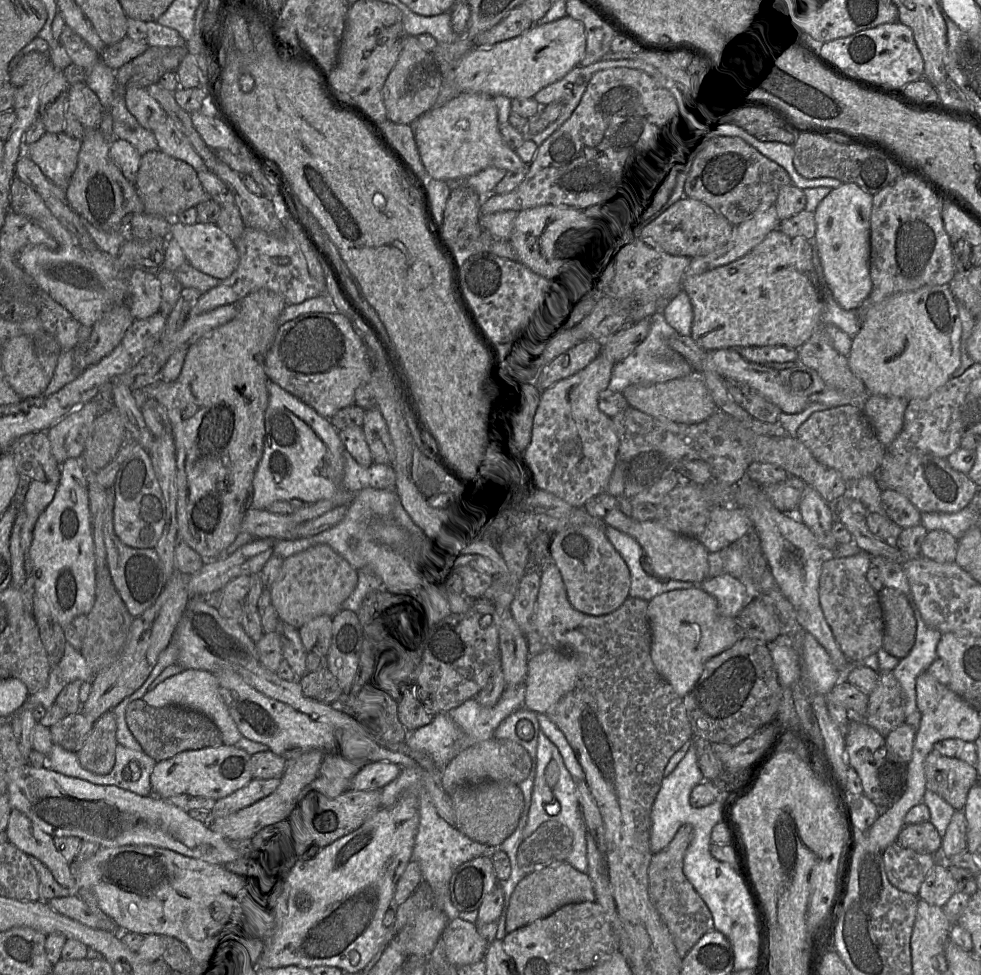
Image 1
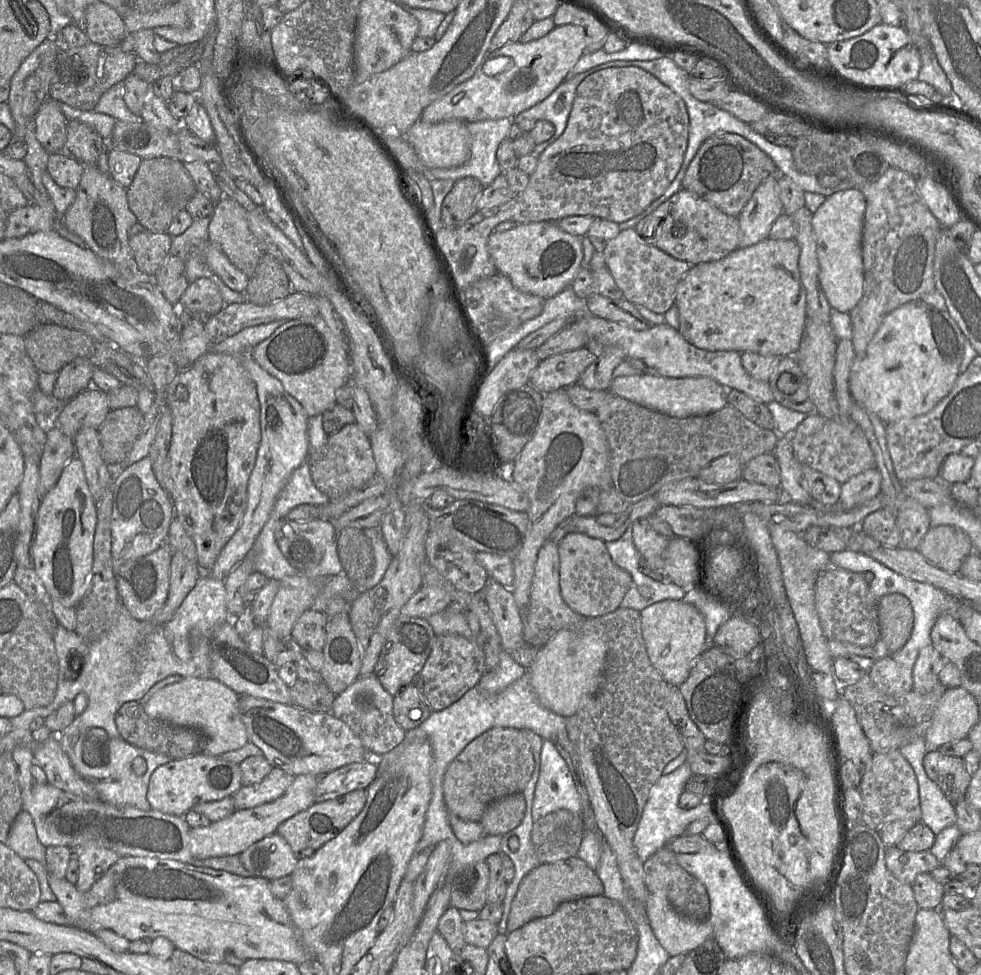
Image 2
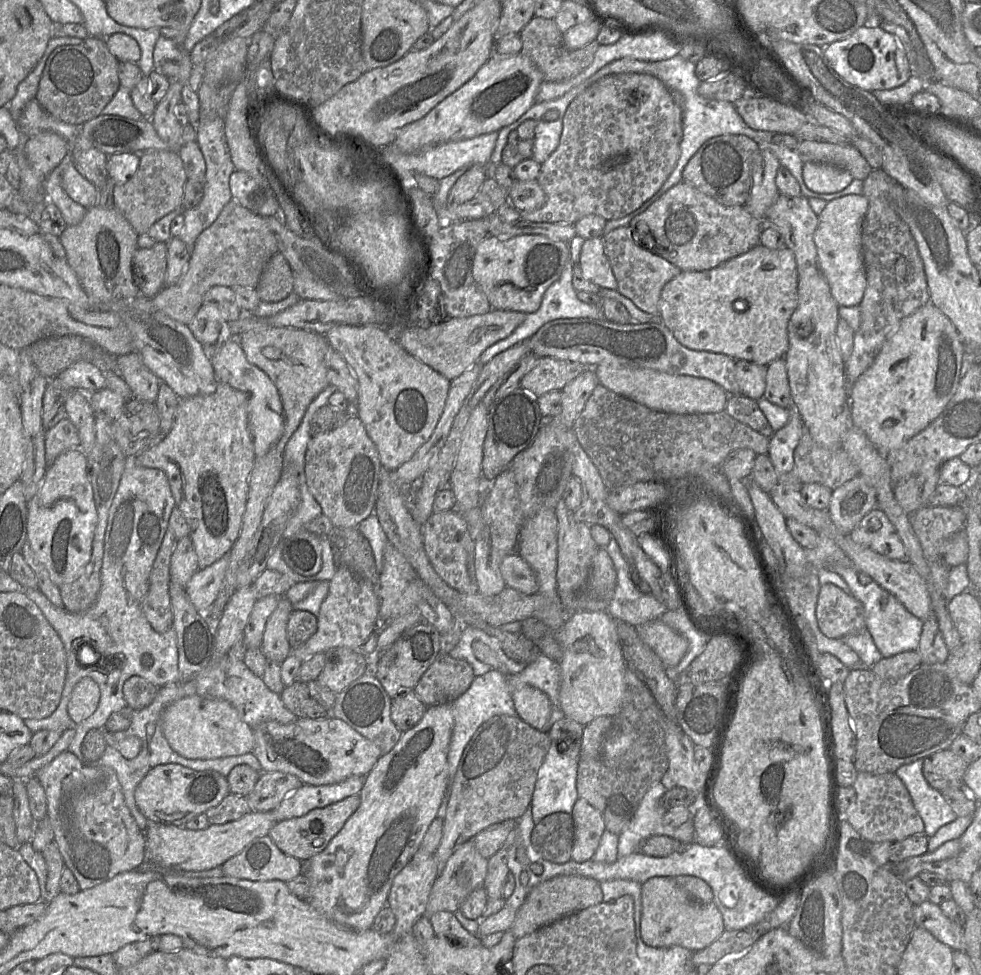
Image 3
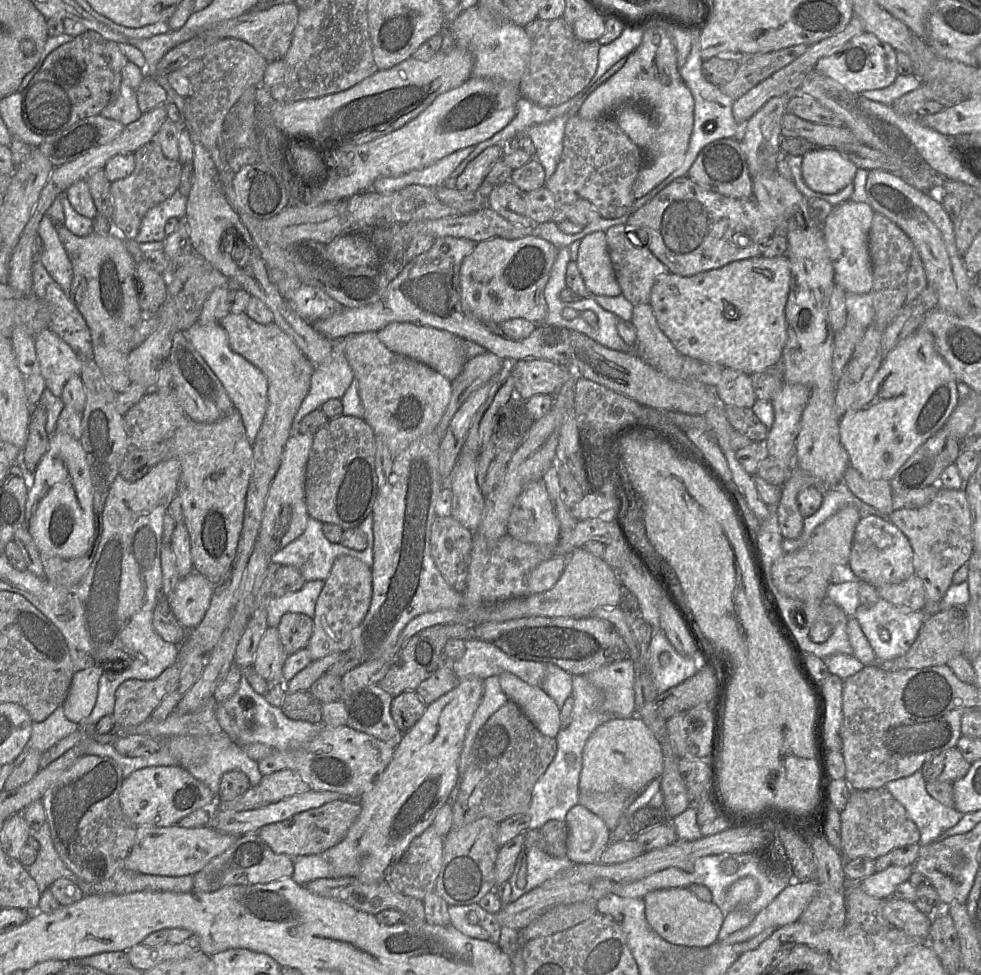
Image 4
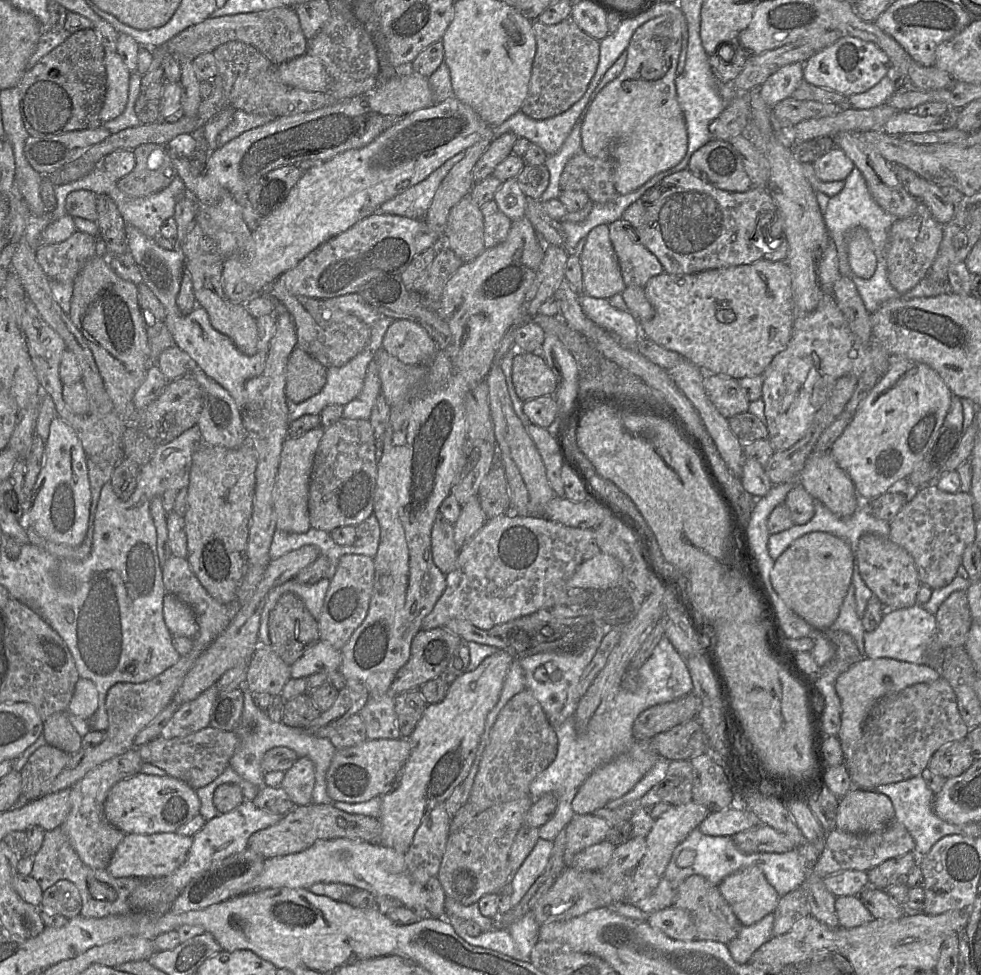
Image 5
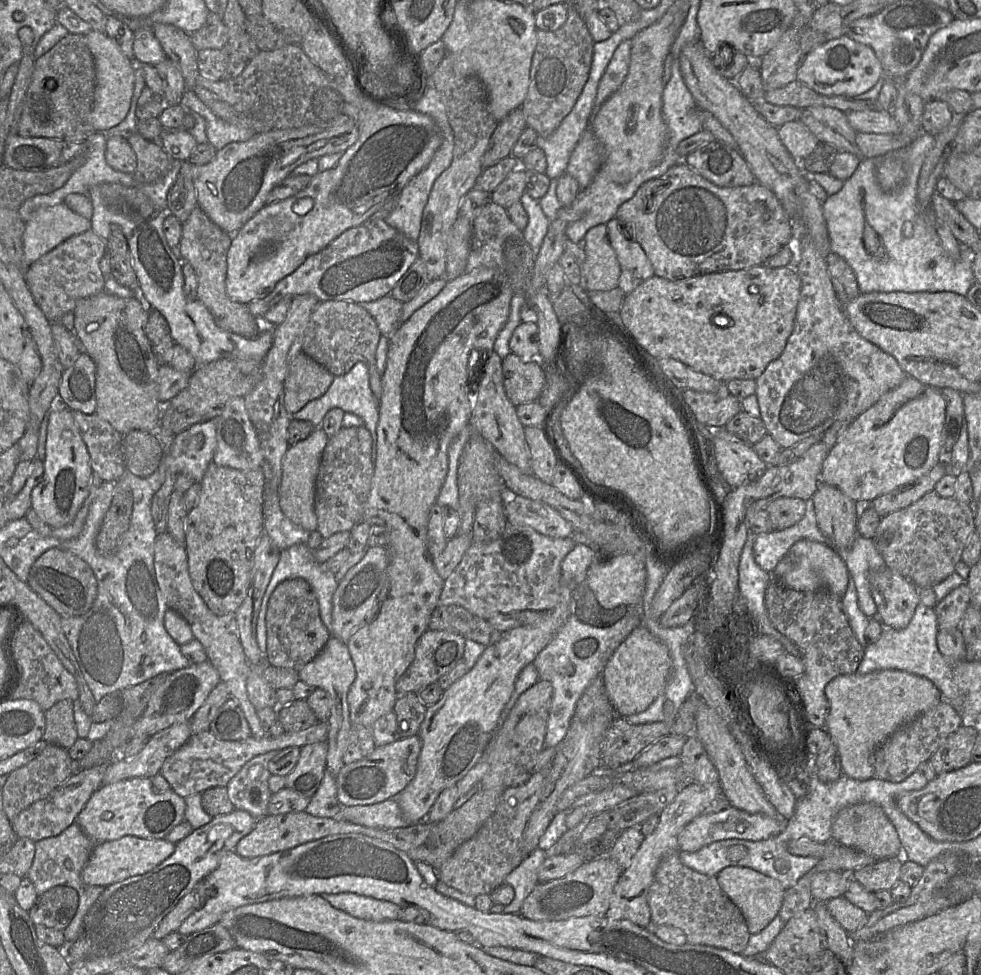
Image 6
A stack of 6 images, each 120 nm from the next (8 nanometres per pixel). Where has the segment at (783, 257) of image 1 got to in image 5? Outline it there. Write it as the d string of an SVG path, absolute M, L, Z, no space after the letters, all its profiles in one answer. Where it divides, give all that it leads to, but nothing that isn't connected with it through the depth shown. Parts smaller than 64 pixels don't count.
M762 258L751 264L718 268L687 275L672 275L662 273L652 277L644 287L644 292L653 306L654 315L650 320L640 323L642 335L659 346L676 352L685 360L693 363L706 374L725 375L735 379L763 375L773 358L787 347L794 323L794 304L792 298L792 278L788 264L785 261L769 261Z

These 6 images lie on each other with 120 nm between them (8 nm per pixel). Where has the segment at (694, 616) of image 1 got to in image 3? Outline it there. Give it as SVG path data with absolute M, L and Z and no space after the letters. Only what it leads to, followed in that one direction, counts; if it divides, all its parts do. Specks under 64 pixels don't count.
M661 619L636 628L643 643L655 653L665 668L676 666L687 652L687 639Z

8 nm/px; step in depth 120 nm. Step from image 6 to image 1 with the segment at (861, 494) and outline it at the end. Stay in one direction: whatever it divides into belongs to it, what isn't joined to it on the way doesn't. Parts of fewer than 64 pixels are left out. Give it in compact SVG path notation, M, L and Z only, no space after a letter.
M948 284L925 285L913 291L894 294L867 311L859 331L852 338L848 364L870 395L895 396L908 401L924 398L952 378L959 367L961 336L958 303Z

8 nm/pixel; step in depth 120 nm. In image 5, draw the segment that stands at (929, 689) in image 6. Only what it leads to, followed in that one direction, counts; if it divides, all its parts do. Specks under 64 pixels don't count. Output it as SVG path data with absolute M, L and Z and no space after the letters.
M862 658L843 672L836 680L835 689L841 701L841 727L837 738L841 744L844 763L851 760L859 743L865 720L872 706L882 697L898 693L905 688L930 683L940 678L940 670L934 664L914 664L892 658Z

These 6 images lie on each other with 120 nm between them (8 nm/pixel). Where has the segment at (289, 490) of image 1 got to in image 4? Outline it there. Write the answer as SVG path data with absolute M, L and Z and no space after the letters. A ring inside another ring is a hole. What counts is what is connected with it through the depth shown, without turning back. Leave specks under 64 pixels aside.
M196 321L184 331L184 335L222 383L233 407L241 415L248 440L253 444L267 408L266 376L256 366L231 349L227 334L219 323L201 324ZM197 571L179 580L168 602L176 619L187 631L198 626L205 617L214 588L215 585Z

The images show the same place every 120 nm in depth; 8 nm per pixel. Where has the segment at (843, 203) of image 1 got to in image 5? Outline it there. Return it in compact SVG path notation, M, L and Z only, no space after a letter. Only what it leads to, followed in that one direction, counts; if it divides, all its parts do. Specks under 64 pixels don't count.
M856 228L848 236L848 260L851 271L862 279L871 278L877 267L877 260L868 232Z

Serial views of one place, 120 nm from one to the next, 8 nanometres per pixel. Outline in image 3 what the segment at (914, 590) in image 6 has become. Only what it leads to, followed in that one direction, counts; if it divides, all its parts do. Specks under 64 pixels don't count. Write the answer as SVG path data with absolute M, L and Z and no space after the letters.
M879 508L872 509L855 526L850 536L857 544L892 560L906 560L906 550L894 525Z

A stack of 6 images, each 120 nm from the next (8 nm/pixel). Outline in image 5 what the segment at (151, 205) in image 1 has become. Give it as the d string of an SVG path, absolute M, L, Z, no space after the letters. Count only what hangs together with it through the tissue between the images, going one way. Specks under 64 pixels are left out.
M146 143L134 149L133 153L133 171L116 180L117 187L127 196L139 198L159 192L178 175L167 145Z

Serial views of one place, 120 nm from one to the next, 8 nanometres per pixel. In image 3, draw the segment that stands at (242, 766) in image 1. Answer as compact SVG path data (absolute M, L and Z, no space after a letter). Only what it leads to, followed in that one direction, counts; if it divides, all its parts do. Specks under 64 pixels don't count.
M179 764L157 765L135 789L135 802L149 822L184 826L196 815L217 806L230 794L227 777L215 771L196 771Z

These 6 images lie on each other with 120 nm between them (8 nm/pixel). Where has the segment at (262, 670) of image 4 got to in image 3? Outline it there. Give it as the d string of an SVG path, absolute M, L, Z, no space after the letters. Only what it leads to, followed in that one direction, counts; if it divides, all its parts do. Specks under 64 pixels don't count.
M285 595L280 596L277 607L266 622L261 651L267 661L282 663L290 655L291 647L287 639L287 622L293 605Z

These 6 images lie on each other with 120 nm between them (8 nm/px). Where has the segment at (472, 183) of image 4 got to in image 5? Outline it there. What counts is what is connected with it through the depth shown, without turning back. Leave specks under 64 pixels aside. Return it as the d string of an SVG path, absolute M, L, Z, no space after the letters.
M507 132L492 140L472 170L474 183L492 175L497 165L512 153L512 147L517 139L514 133Z

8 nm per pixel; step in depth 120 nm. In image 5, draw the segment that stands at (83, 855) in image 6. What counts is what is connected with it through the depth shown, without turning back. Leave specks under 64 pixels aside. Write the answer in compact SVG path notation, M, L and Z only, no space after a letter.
M60 827L46 831L40 850L34 856L34 865L30 875L39 884L43 893L59 881L68 881L78 890L82 908L80 915L84 918L100 919L110 915L128 914L130 910L130 895L144 881L140 878L114 878L106 870L95 871L85 865L73 847L67 835Z

